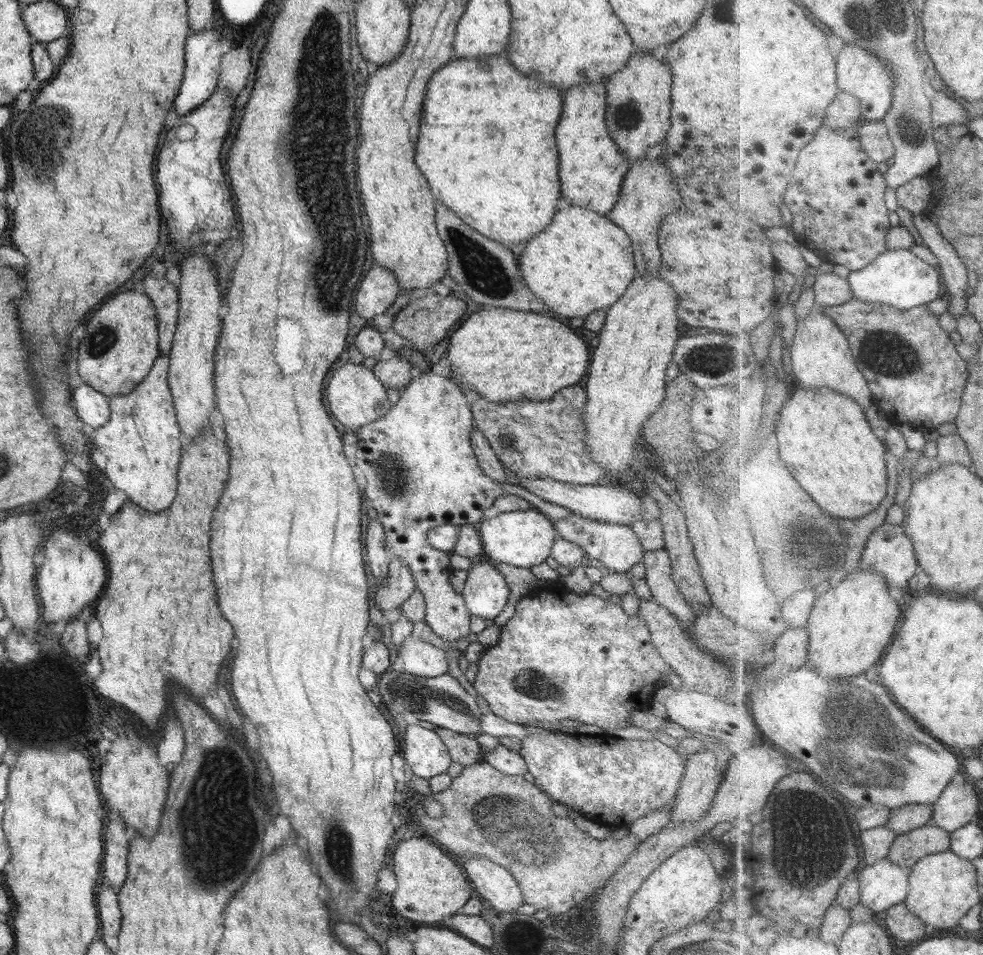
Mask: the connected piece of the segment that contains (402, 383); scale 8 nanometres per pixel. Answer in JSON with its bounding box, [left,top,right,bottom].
[372,353,413,392]

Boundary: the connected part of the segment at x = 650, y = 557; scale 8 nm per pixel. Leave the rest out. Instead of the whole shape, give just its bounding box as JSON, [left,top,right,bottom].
[643,548,698,627]

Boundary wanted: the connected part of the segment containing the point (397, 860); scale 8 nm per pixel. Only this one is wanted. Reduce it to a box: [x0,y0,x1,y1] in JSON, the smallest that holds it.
[391,836,475,924]

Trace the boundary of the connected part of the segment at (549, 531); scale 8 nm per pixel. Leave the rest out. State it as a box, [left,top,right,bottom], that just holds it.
[476,508,558,569]

